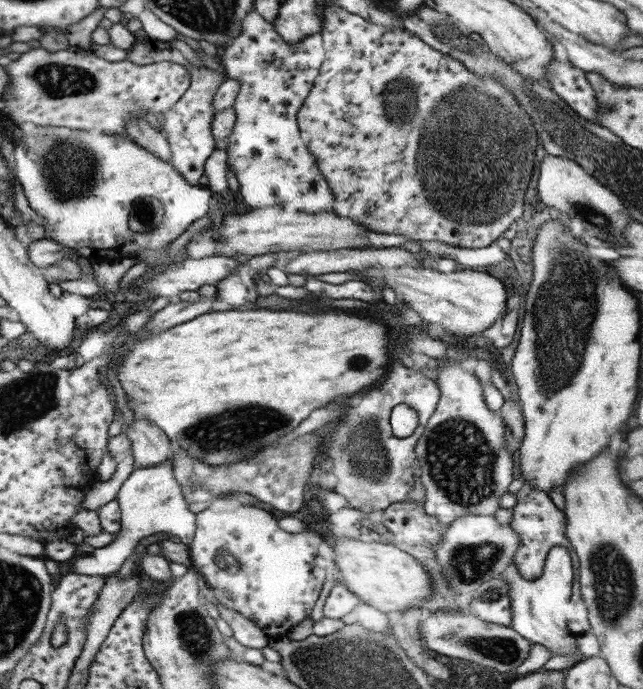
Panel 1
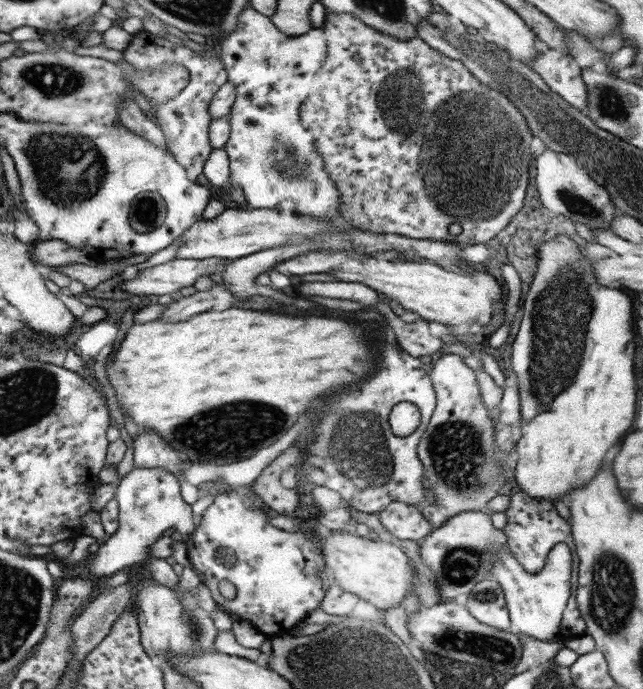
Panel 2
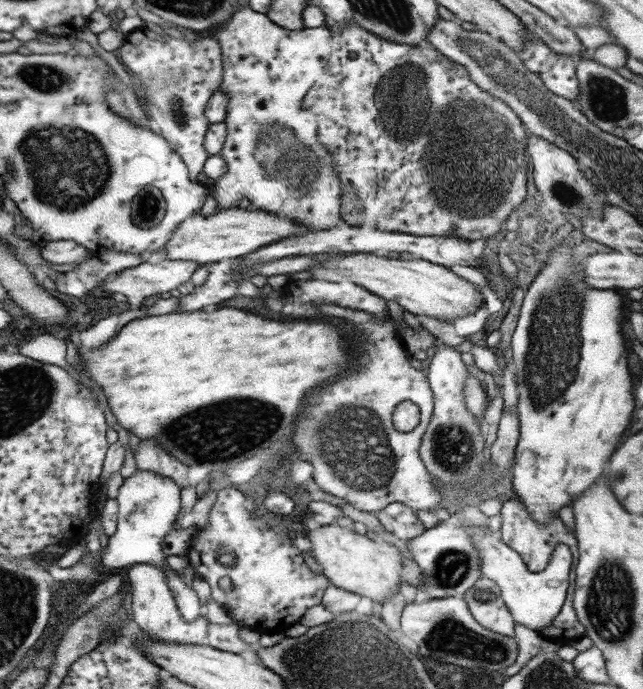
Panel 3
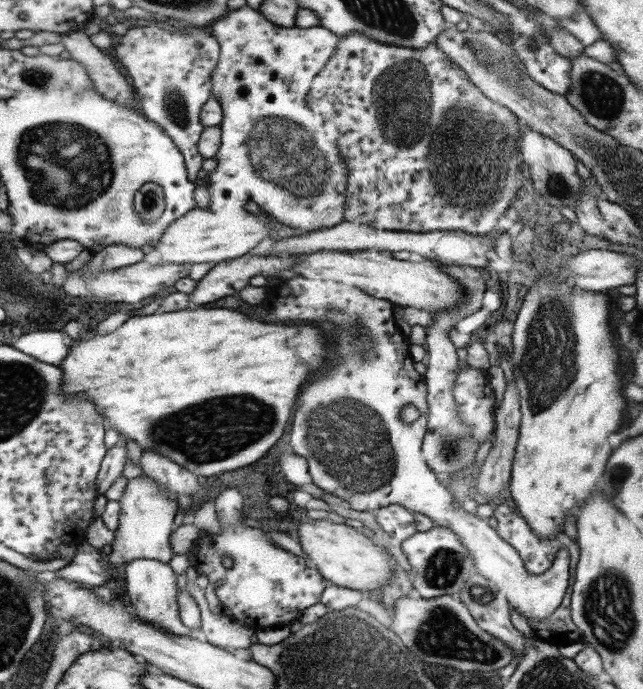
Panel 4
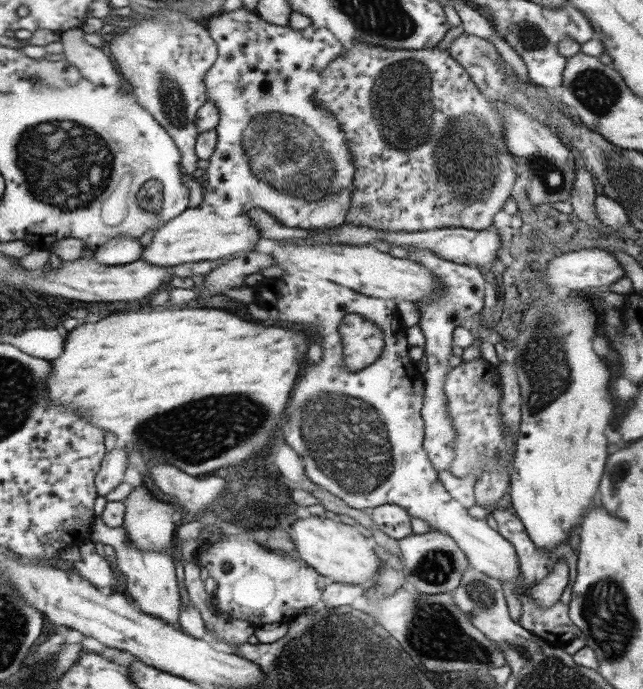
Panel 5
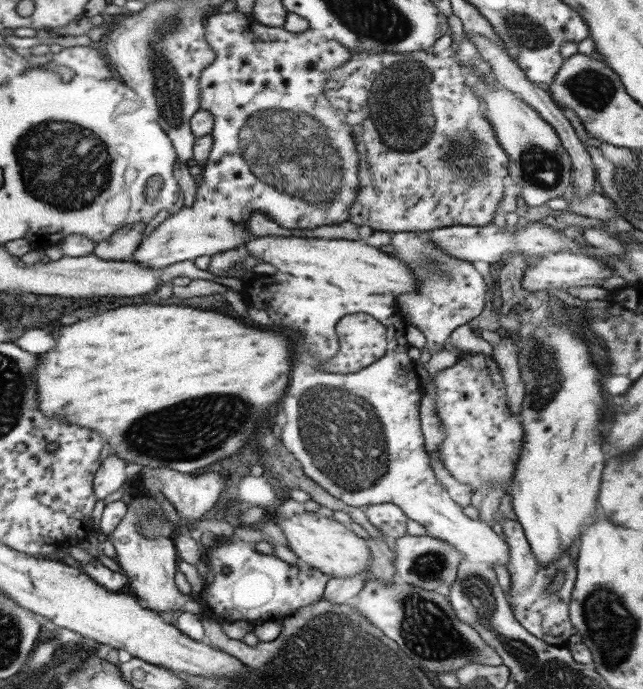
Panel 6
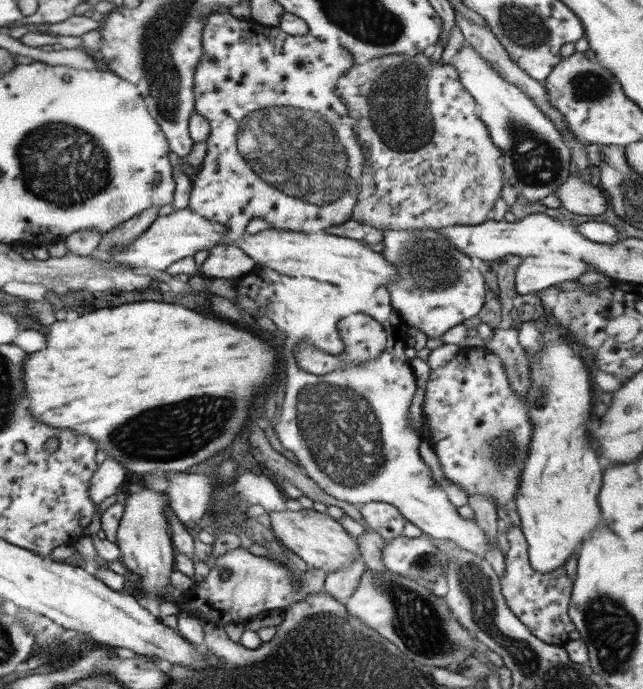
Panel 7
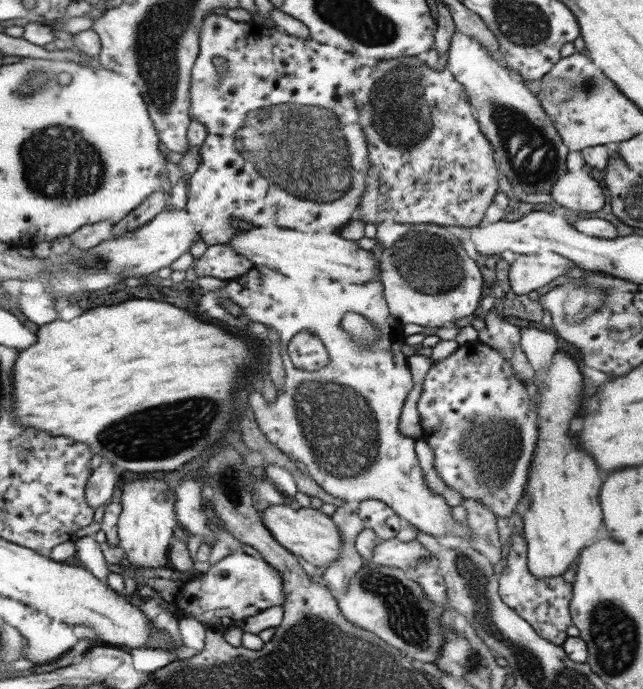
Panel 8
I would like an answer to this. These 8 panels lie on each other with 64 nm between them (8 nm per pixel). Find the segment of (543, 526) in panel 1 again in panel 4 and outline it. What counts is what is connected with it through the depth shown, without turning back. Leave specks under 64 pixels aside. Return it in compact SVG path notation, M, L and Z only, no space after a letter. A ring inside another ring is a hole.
M503 503L495 504L492 516L497 522L497 526L495 526L496 533L518 552L520 559L522 560L522 565L529 574L539 574L544 570L547 570L555 558L555 553L562 548L568 552L568 569L573 573L577 564L578 544L569 539L562 530L558 530L558 533L548 540L545 538L538 538L536 534L531 532L529 525L520 517L516 507L510 508Z

